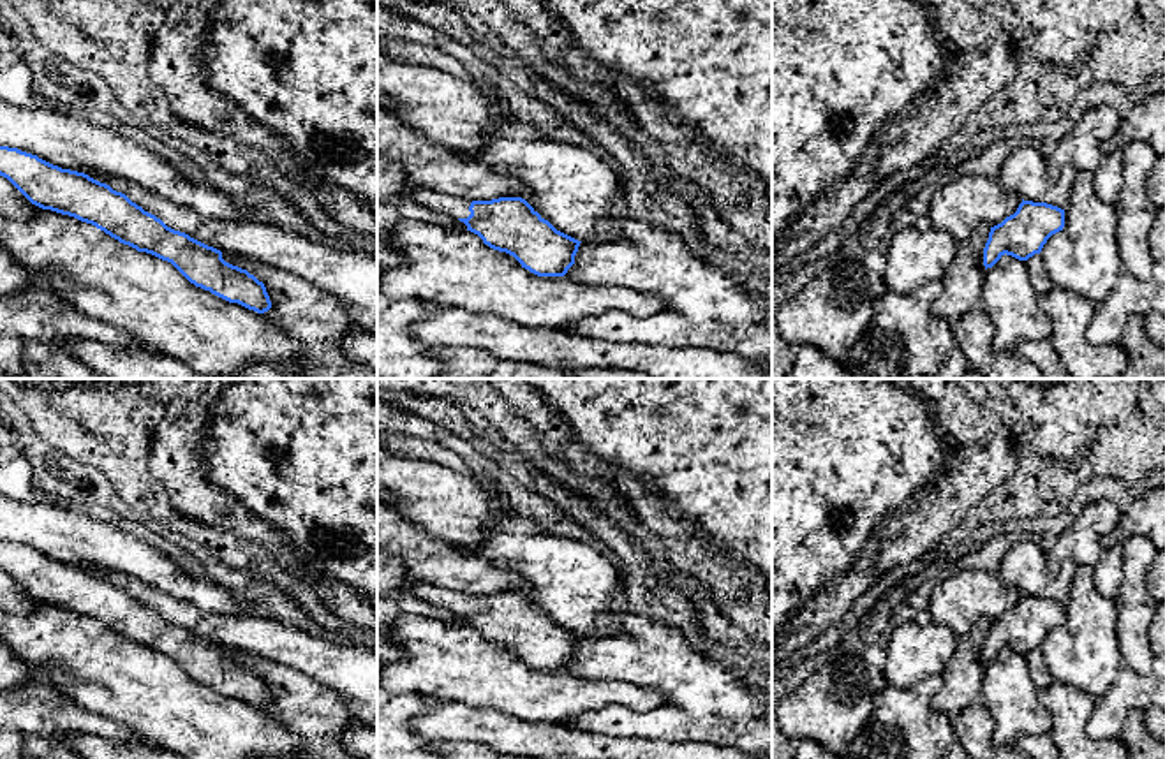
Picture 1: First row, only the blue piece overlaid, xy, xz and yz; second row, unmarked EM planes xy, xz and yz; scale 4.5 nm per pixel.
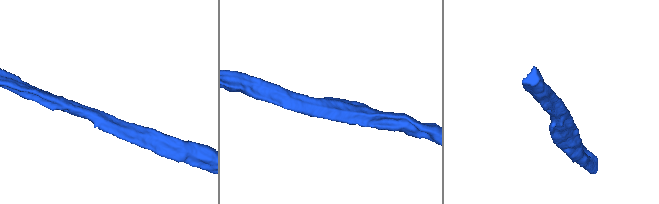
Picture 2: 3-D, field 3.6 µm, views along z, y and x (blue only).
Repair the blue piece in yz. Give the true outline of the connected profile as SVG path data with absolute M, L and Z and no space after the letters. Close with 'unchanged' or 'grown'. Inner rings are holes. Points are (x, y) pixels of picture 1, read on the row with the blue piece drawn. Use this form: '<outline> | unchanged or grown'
M1022 199L1013 215L991 227L983 248L985 269L992 268L1005 254L1028 261L1035 254L1040 254L1047 239L1063 231L1063 227L1065 210Z | unchanged

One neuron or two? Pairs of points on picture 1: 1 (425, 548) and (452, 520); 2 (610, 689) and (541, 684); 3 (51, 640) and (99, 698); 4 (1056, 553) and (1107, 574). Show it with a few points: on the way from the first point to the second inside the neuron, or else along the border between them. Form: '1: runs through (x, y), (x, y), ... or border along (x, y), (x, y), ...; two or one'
1: border along (400, 516), (464, 548); two
2: runs through (593, 691), (559, 691); one
3: runs through (73, 647), (115, 691); one
4: runs through (1068, 553), (1088, 553), (1097, 562); one

